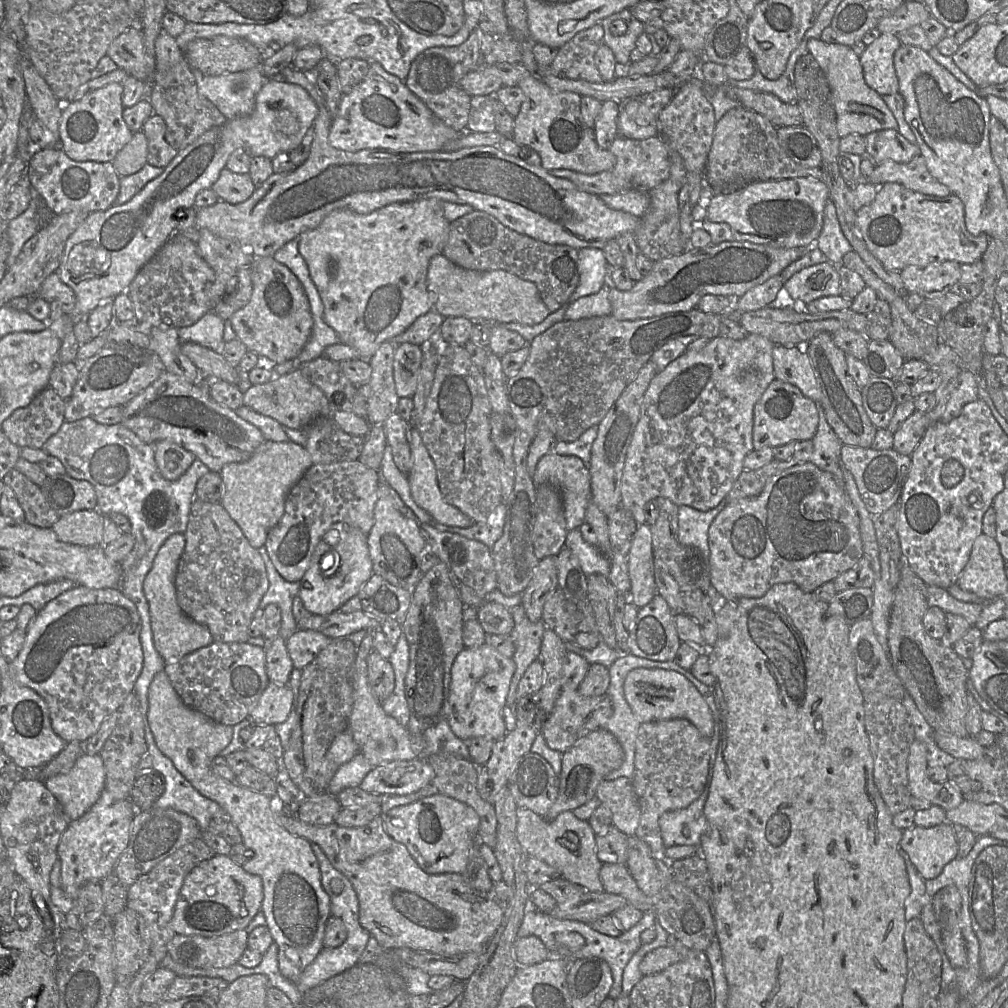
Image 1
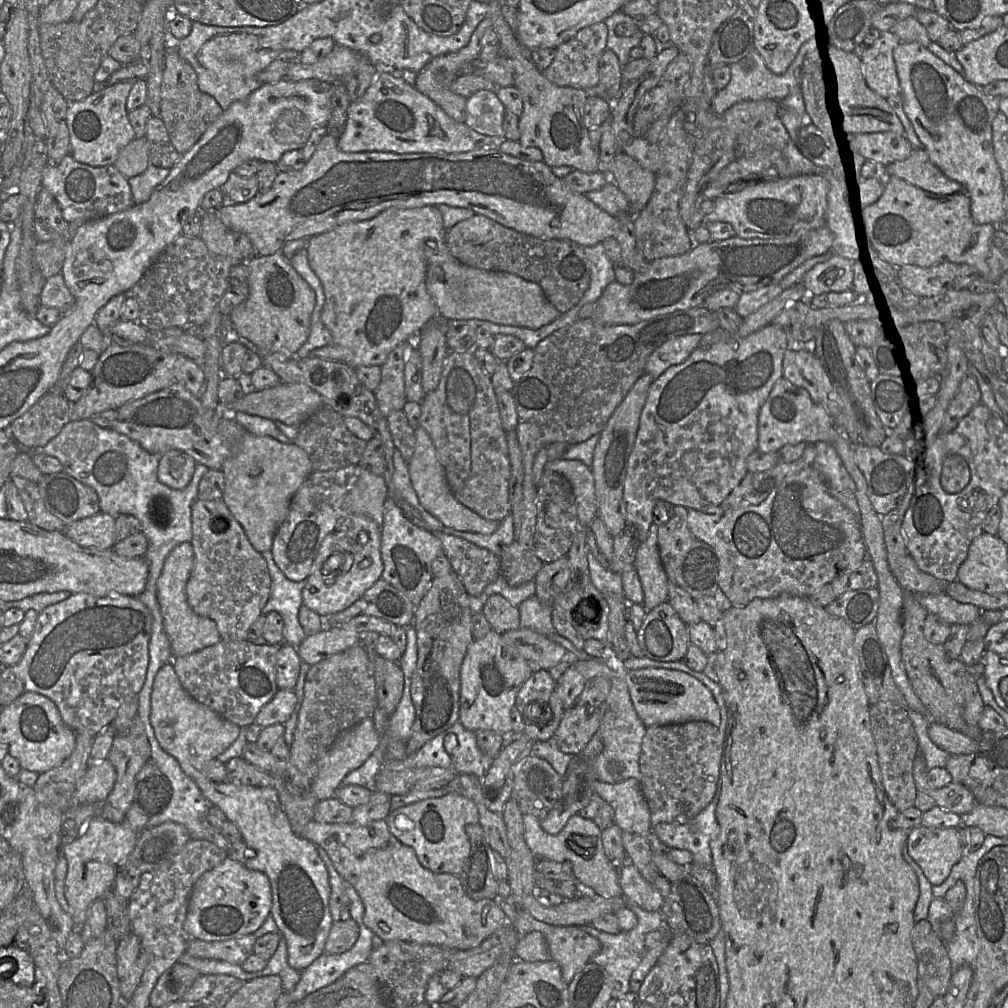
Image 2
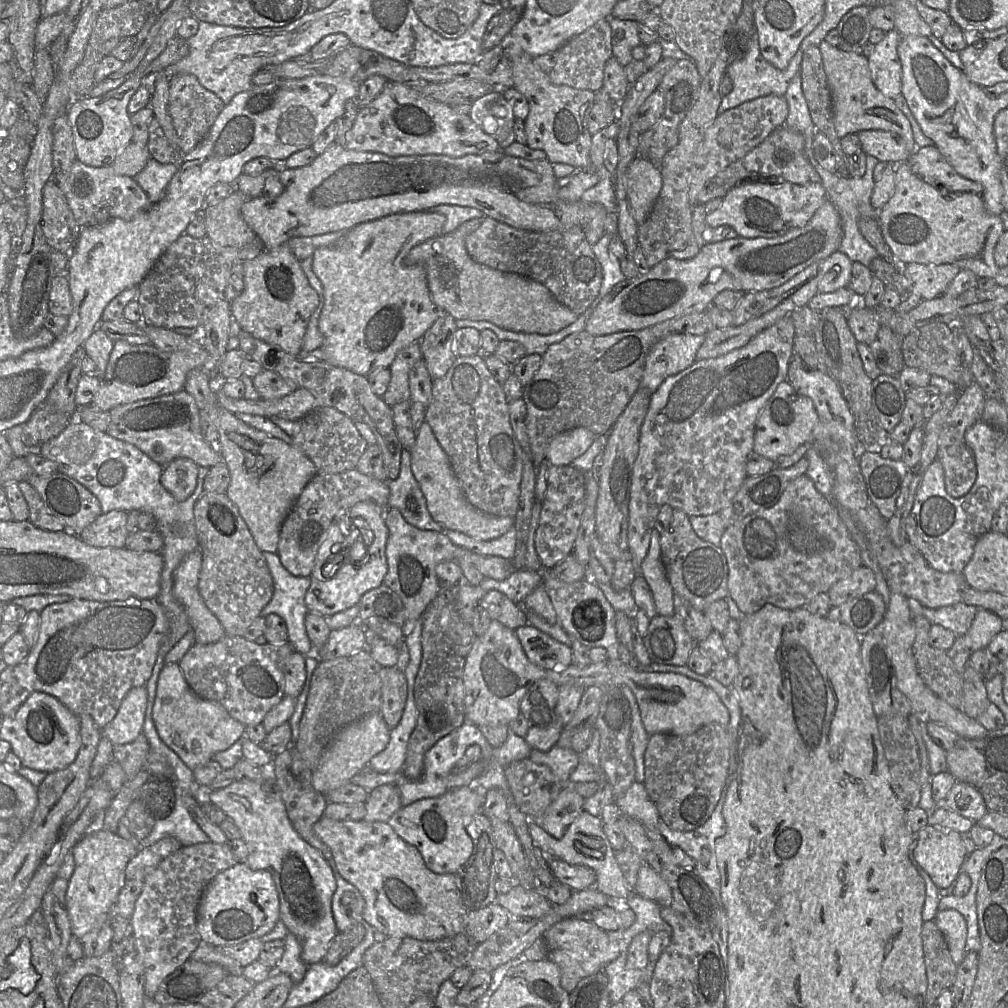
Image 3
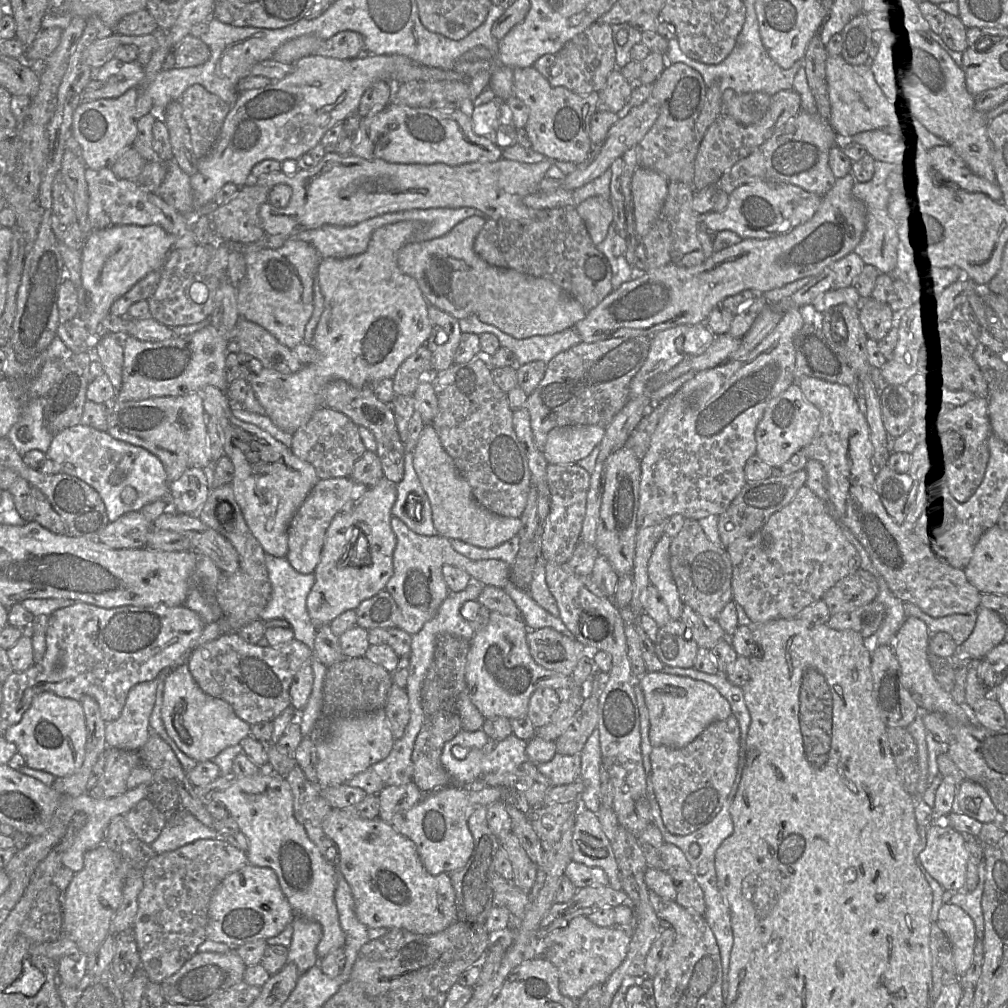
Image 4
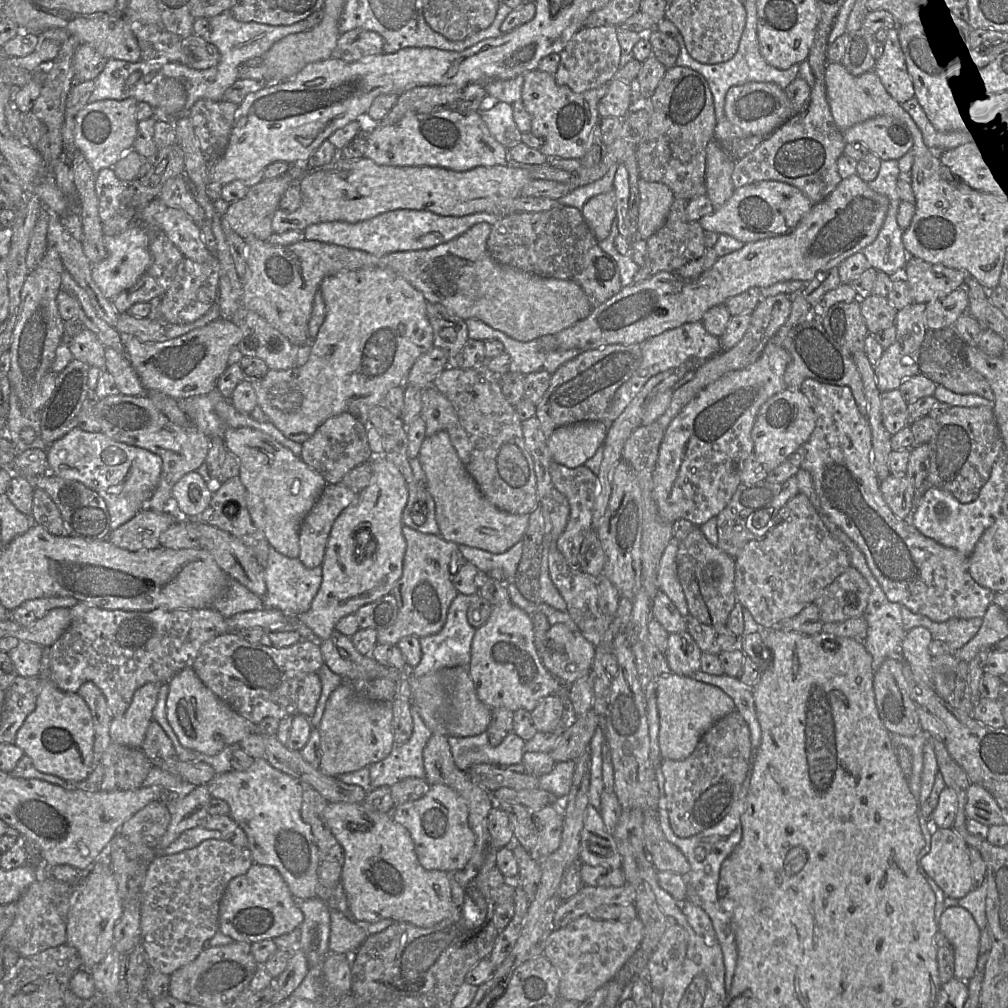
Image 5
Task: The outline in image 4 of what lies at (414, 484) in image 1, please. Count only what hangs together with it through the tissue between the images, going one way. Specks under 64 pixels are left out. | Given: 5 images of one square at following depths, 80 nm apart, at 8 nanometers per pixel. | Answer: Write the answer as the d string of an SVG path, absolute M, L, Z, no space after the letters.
M431 424L424 426L414 450L413 464L423 489L429 497L433 522L439 535L482 548L494 548L518 534L521 526L520 518L494 514L476 502L469 483L458 472L453 459L444 449Z

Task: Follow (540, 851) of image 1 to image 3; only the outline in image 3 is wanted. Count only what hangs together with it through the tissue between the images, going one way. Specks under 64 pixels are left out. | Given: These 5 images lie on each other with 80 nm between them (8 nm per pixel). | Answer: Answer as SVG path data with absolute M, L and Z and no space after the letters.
M582 811L559 839L548 835L531 819L528 819L527 824L533 846L541 849L548 858L593 869L596 874L594 887L609 896L614 901L613 903L622 903L633 893L626 885L623 873L615 858L615 852L603 832L603 823L598 816L592 816Z

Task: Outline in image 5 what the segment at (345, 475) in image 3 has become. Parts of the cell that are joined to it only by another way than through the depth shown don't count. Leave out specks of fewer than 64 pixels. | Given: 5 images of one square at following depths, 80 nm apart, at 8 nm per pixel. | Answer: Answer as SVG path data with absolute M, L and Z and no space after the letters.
M341 482L327 483L299 531L298 559L307 568L321 566L334 521L357 497L358 493Z

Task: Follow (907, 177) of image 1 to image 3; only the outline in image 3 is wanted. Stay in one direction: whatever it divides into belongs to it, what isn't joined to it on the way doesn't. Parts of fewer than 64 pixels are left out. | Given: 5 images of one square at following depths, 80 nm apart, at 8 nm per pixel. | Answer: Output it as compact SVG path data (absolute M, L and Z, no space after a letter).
M936 146L916 148L907 160L912 172L926 183L950 192L980 194L983 186L958 174Z

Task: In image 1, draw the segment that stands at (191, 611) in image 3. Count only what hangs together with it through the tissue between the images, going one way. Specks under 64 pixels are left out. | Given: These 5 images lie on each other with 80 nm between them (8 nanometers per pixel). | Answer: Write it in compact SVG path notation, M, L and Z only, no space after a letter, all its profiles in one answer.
M183 533L169 536L157 552L152 567L143 582L143 592L149 605L154 646L166 663L177 661L214 641L209 629L189 618L177 603L175 577L184 547Z

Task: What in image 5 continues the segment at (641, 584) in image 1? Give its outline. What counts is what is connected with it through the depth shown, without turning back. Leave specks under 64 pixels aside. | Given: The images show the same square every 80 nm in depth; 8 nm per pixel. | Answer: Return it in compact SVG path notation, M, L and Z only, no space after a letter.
M672 538L661 557L657 582L663 592L676 606L681 616L689 615L687 601L677 575L676 554L679 542Z

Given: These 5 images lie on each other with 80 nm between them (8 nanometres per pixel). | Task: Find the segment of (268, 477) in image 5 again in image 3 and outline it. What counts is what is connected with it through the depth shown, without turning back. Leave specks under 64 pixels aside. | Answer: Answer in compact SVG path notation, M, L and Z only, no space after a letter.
M201 368L193 369L188 373L184 390L194 397L199 410L207 406L215 408L216 426L219 432L219 452L222 461L229 469L231 478L226 494L237 506L260 551L277 553L281 526L304 487L317 474L315 465L301 450L247 425L234 413L220 406L217 400L216 383Z

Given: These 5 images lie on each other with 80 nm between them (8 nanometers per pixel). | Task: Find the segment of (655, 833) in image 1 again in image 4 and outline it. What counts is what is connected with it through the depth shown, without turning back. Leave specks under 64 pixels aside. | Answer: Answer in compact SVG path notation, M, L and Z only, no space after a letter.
M730 715L722 721L716 721L710 724L705 730L698 735L692 742L683 748L672 748L669 746L656 746L653 747L650 753L651 762L651 783L654 789L656 800L661 809L661 815L666 828L675 835L688 835L708 824L720 812L725 801L727 800L732 787L735 783L736 775L738 773L739 765L739 751L740 751L740 727L737 718Z

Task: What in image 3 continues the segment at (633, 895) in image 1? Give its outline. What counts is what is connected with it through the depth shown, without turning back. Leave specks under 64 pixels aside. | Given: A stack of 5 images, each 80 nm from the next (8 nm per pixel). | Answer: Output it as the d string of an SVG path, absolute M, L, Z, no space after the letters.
M644 863L639 871L634 893L655 901L661 907L668 907L673 900L668 883L648 864Z

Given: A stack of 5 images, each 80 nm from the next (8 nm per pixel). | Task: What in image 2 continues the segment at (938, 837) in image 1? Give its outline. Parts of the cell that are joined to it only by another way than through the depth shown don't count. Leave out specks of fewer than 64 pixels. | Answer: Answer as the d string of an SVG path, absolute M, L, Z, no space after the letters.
M919 826L908 832L906 850L932 885L942 884L949 876L952 867L965 854L964 847L959 841L957 830L957 828L927 828Z

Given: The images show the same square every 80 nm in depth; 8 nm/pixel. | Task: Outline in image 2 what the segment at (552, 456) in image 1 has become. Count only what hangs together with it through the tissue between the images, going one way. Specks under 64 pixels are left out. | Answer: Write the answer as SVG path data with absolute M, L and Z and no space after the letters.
M561 458L548 460L544 470L559 473L570 482L575 495L579 525L589 527L597 517L595 482L591 468L580 460Z

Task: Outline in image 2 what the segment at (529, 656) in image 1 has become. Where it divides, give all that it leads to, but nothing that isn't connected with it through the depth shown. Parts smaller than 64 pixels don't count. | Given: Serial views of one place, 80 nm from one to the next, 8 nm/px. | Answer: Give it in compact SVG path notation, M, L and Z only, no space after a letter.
M535 595L531 596L518 606L520 627L531 629L546 637L555 634L552 608L553 606L542 604Z

